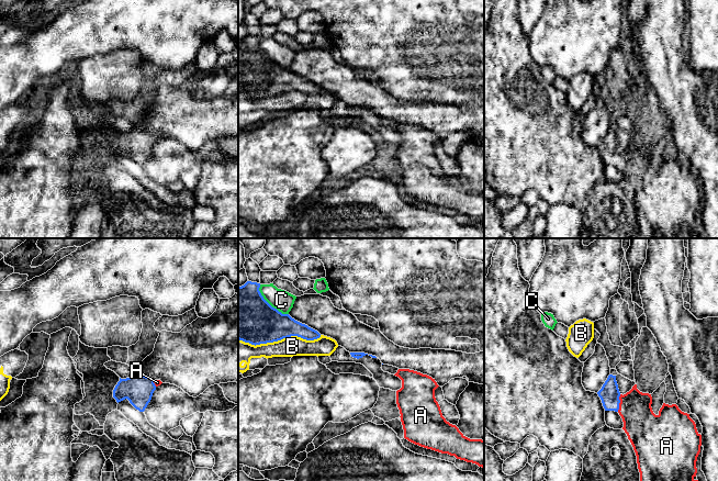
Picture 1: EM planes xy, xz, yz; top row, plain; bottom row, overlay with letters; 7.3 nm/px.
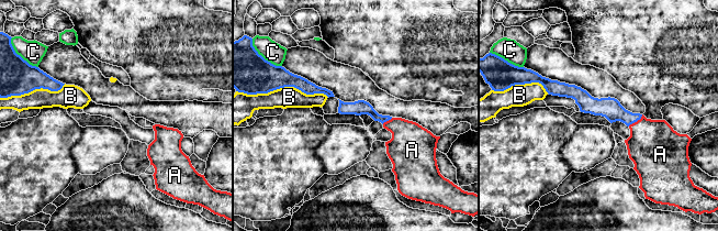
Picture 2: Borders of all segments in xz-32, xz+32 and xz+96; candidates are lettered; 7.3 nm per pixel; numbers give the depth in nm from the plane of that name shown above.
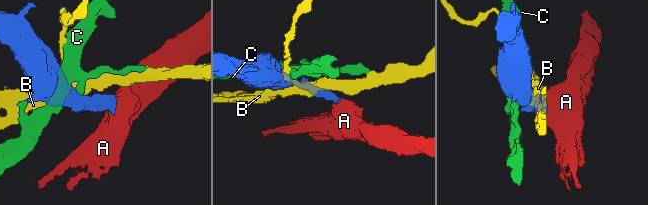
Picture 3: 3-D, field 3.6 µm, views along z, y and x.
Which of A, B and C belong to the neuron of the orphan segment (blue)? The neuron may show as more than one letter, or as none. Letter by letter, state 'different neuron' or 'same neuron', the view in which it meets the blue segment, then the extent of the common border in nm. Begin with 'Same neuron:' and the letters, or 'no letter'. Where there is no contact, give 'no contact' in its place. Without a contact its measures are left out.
Same neuron: A
A: same neuron; meets blue in yz; contact 130 nm long
B: different neuron; meets blue in xz; contact 600 nm long
C: different neuron; meets blue in xz; contact 300 nm long

